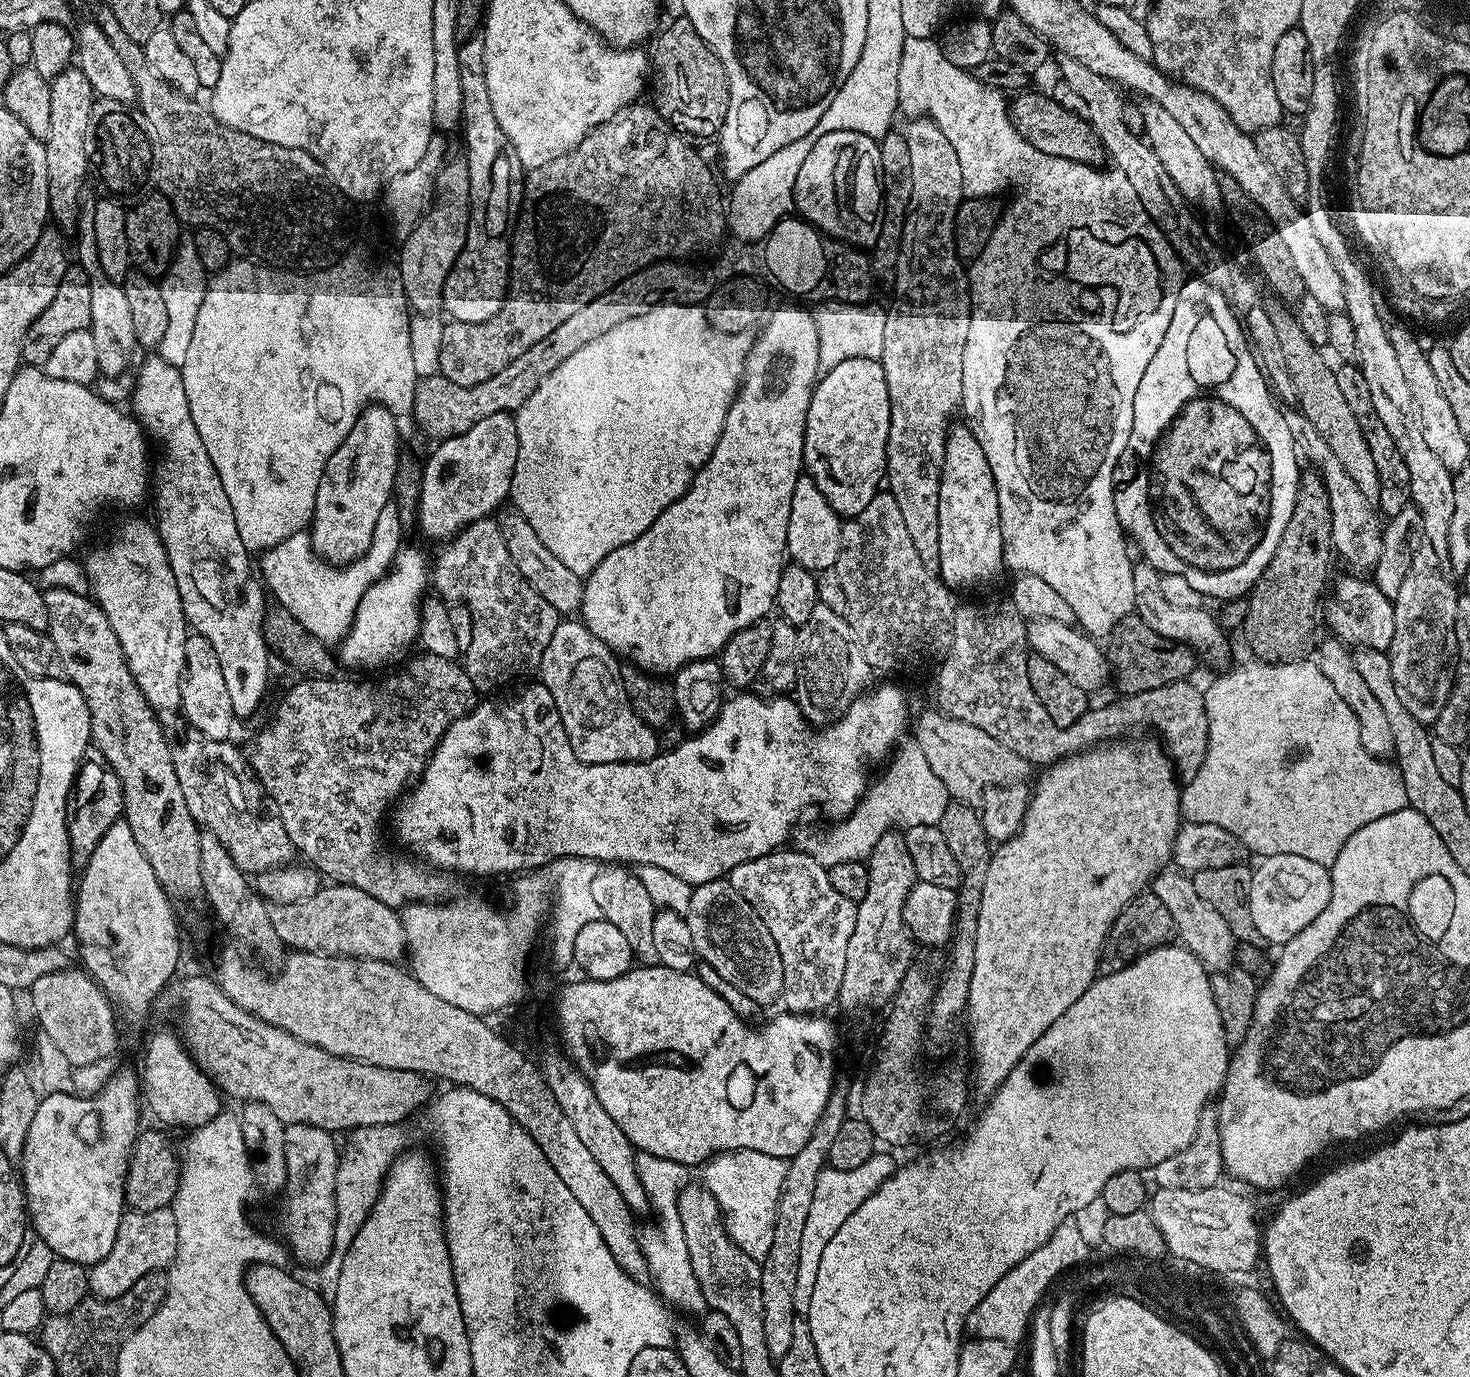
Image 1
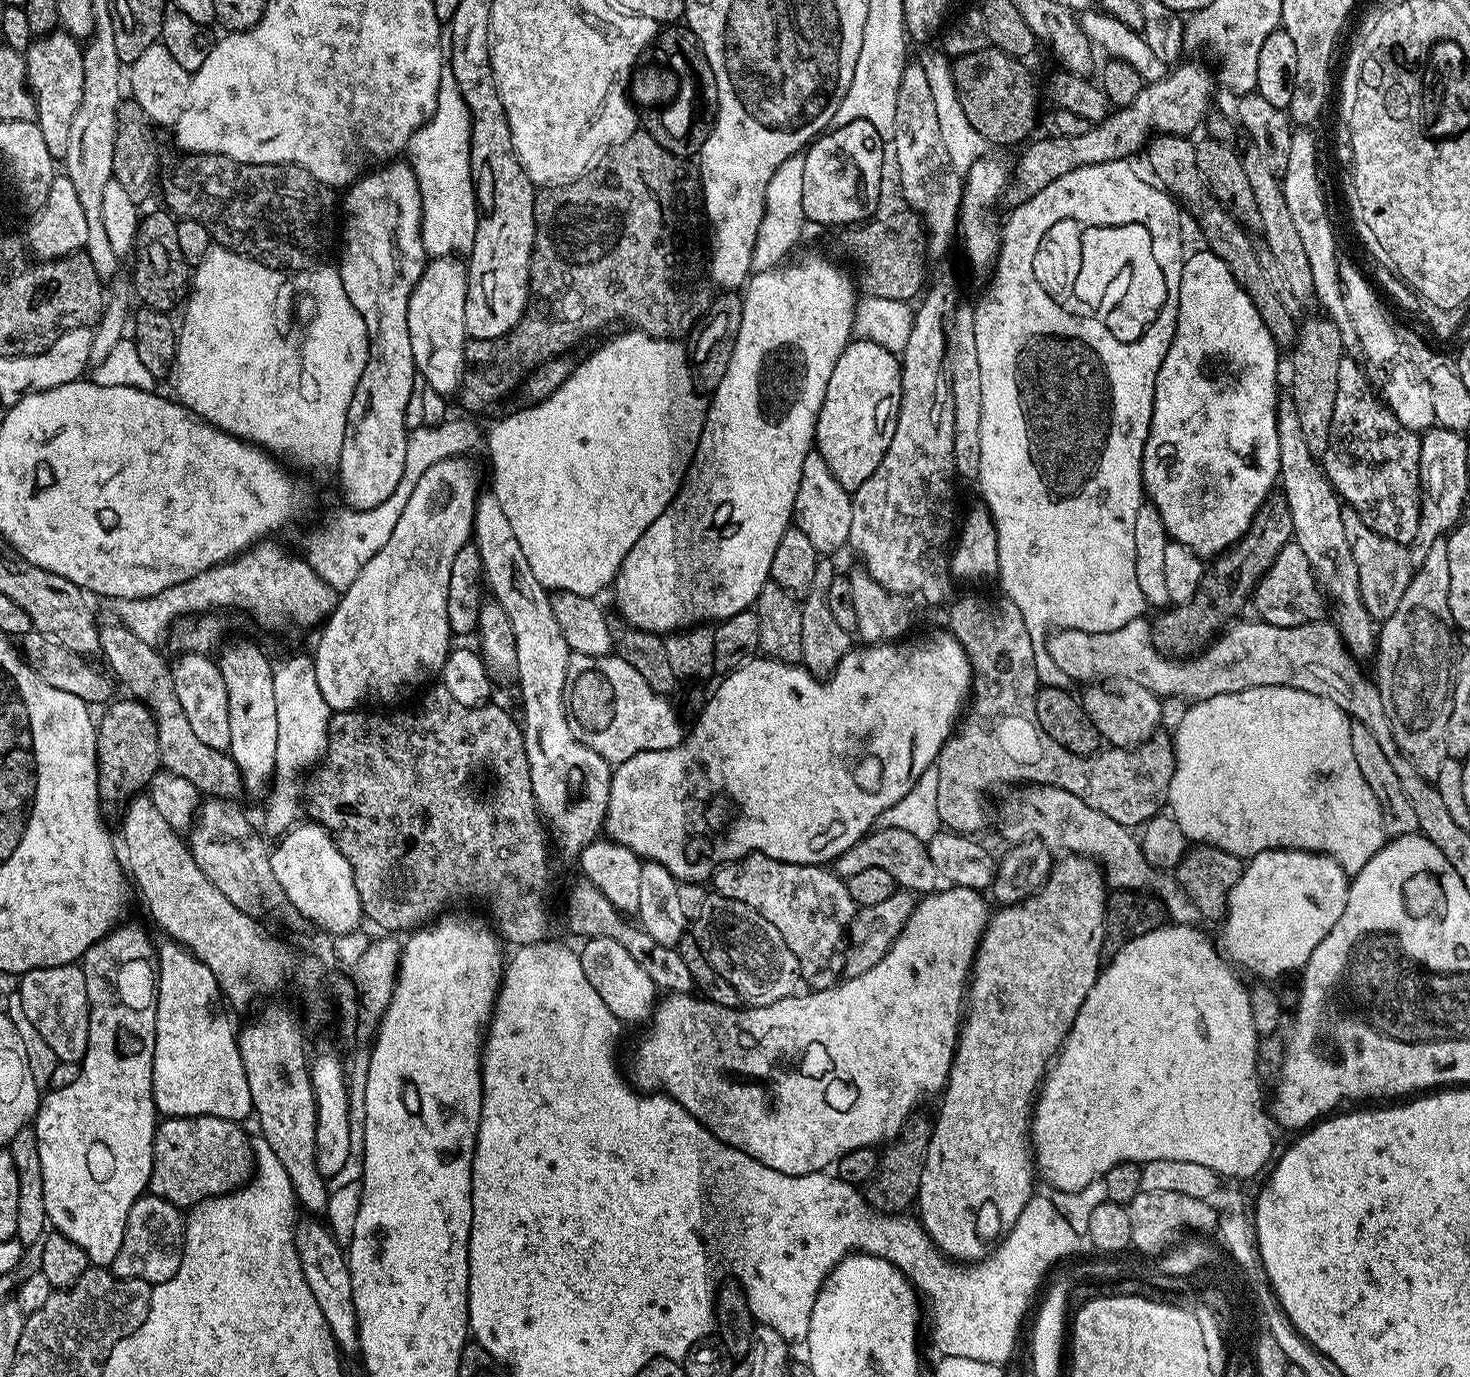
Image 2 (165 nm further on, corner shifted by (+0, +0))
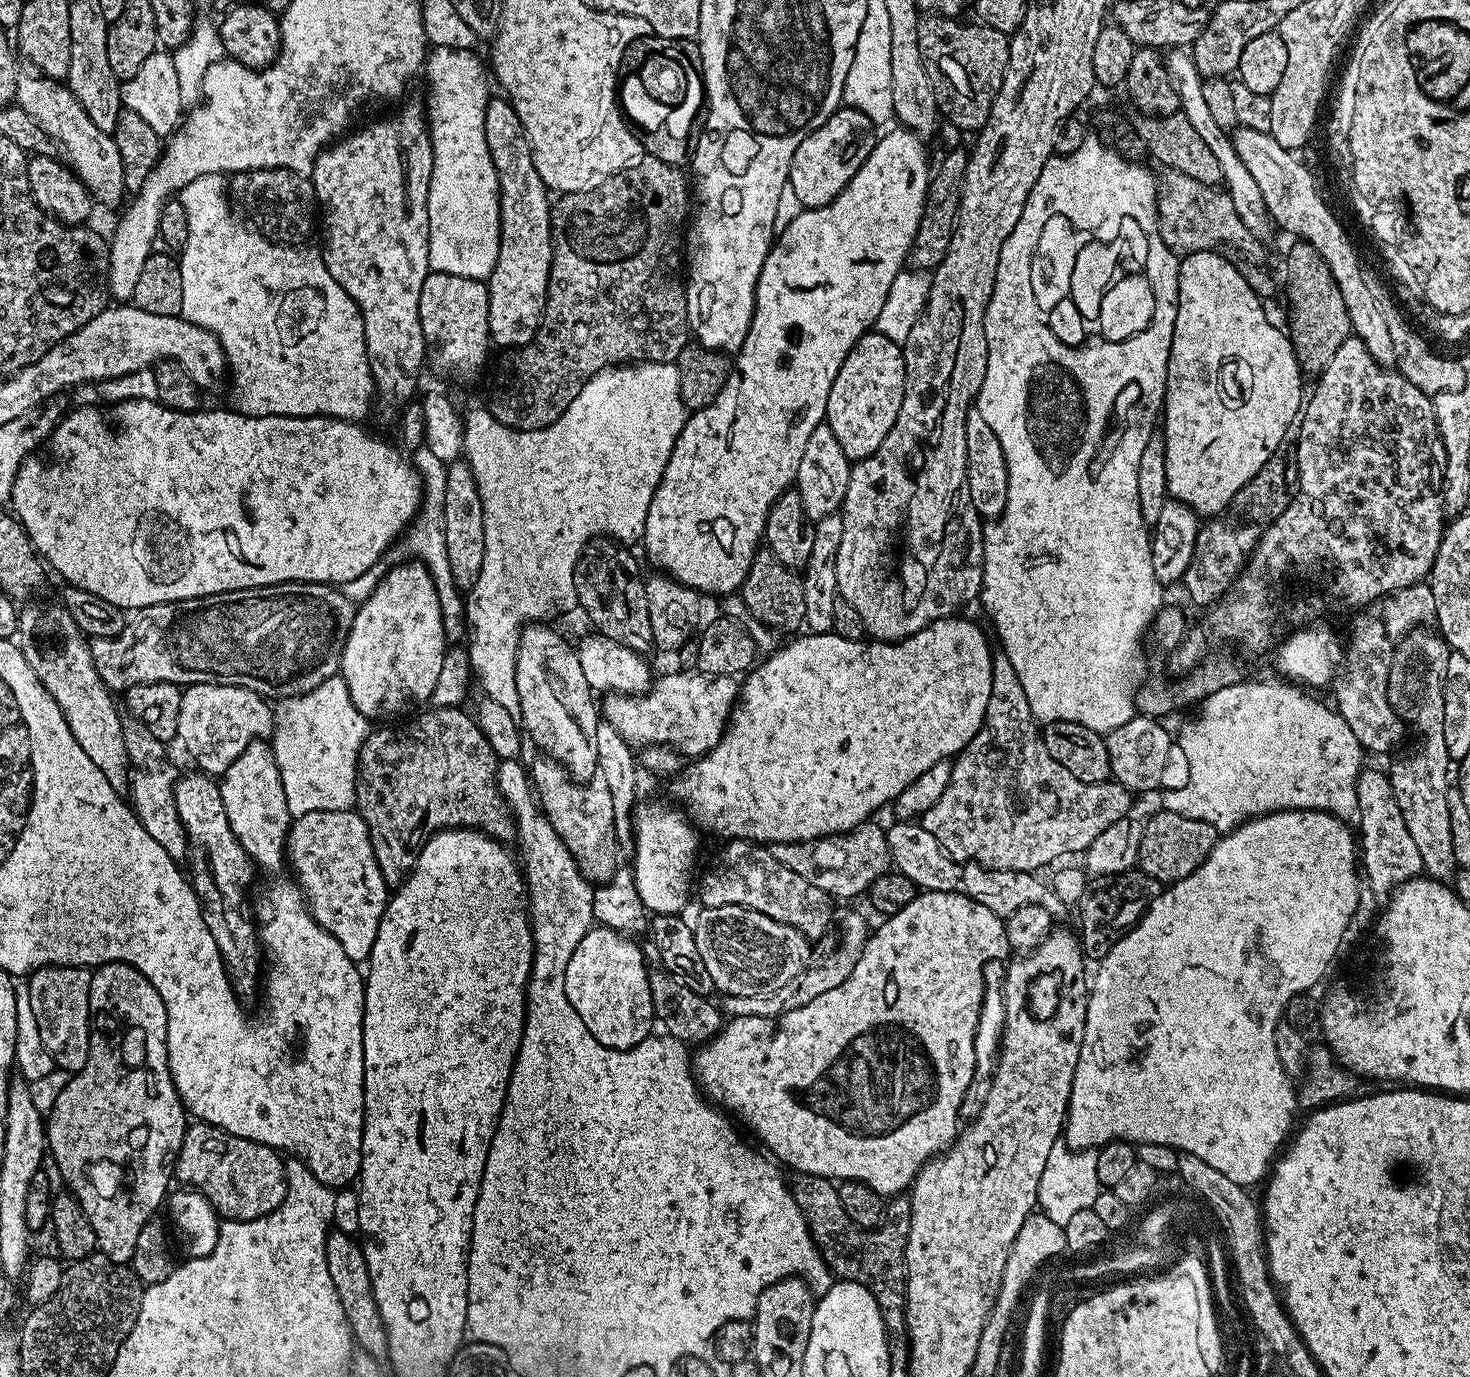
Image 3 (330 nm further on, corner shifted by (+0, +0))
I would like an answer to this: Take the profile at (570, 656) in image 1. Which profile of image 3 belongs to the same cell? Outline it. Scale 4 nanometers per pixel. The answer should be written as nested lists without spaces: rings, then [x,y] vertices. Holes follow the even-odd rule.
[[[699,670],[668,672],[657,679],[643,694],[608,694],[603,697],[603,723],[614,726],[627,744],[633,746],[667,745],[688,758],[699,758],[709,752],[724,737],[724,729],[736,707],[738,684],[730,676],[705,676]]]

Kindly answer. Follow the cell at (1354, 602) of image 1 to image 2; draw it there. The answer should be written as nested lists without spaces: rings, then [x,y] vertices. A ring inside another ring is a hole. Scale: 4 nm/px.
[[[1291,540],[1286,546],[1279,551],[1278,556],[1270,566],[1262,579],[1260,579],[1259,586],[1253,592],[1252,608],[1258,612],[1257,616],[1263,623],[1290,627],[1302,626],[1310,623],[1317,623],[1321,621],[1326,614],[1326,600],[1323,592],[1320,590],[1318,583],[1313,577],[1311,568],[1309,566],[1309,559],[1302,551],[1302,546]]]

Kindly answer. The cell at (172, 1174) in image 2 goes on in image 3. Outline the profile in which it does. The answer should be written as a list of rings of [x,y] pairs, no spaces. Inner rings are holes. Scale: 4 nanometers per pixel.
[[[192,1122],[184,1129],[182,1146],[174,1161],[174,1176],[175,1179],[177,1176],[181,1180],[181,1185],[201,1192],[224,1220],[253,1220],[263,1216],[265,1212],[272,1211],[283,1200],[284,1193],[288,1190],[284,1166],[285,1161],[275,1148],[246,1138],[238,1138],[213,1124]]]

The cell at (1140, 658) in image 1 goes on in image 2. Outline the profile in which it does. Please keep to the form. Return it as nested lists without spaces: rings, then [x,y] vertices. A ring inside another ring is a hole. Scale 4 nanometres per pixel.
[[[1269,494],[1264,500],[1264,505],[1258,509],[1256,516],[1252,519],[1252,525],[1246,530],[1246,534],[1237,544],[1232,545],[1227,552],[1215,557],[1205,567],[1204,577],[1198,586],[1192,600],[1185,604],[1178,604],[1161,611],[1157,620],[1151,621],[1152,625],[1152,645],[1169,658],[1187,658],[1193,654],[1199,653],[1227,625],[1235,621],[1236,616],[1244,607],[1248,608],[1250,601],[1253,599],[1253,592],[1259,586],[1260,579],[1270,570],[1284,546],[1293,539],[1292,531],[1294,530],[1294,518],[1290,514],[1288,501],[1280,494]]]

